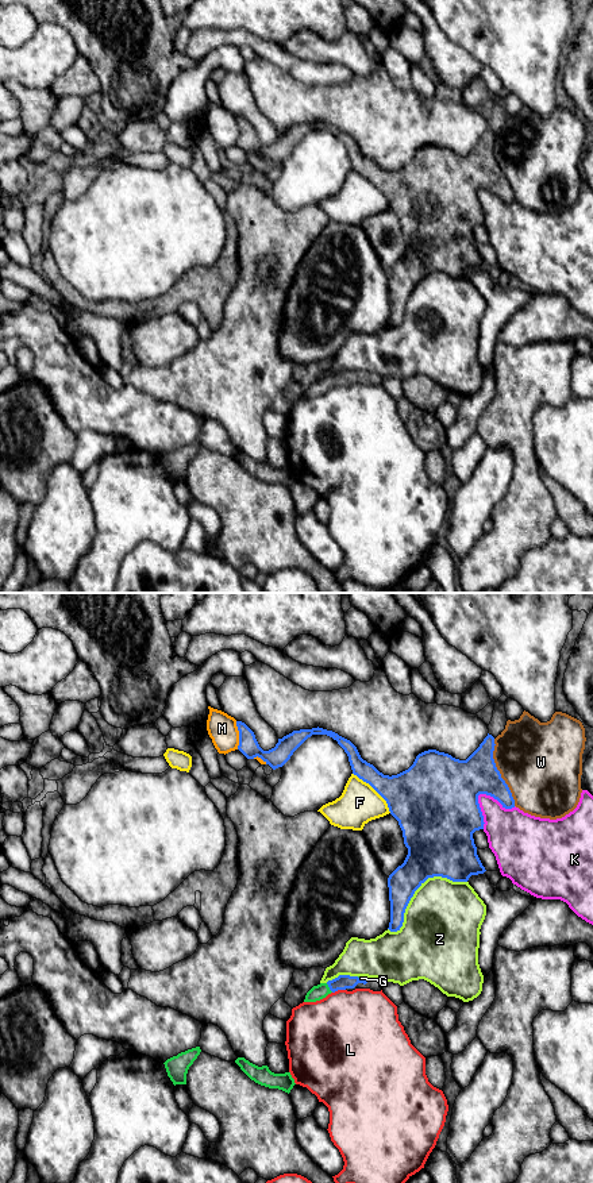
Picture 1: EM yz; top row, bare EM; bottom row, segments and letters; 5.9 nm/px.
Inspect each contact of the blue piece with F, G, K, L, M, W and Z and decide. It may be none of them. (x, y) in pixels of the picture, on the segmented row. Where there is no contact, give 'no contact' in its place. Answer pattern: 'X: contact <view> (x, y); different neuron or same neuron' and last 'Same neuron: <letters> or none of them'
F: contact yz (374, 789); different neuron
G: contact yz (328, 986); same neuron
K: contact yz (496, 798); different neuron
L: contact yz (338, 989); different neuron
M: contact yz (239, 735); different neuron
W: contact yz (499, 773); different neuron
Z: contact yz (418, 887); different neuron
Same neuron: G

